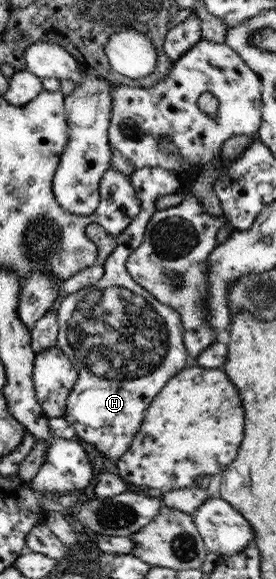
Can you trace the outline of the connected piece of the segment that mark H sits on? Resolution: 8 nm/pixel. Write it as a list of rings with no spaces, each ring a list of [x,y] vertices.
[[[161,167],[135,169],[131,174],[131,184],[141,201],[140,212],[115,239],[116,249],[104,261],[104,275],[94,285],[76,293],[63,295],[56,308],[59,323],[57,347],[68,357],[78,370],[76,383],[67,399],[64,419],[76,430],[76,438],[100,453],[106,459],[118,461],[132,443],[144,421],[144,414],[152,400],[160,393],[167,381],[180,370],[189,366],[189,355],[183,342],[184,326],[181,315],[168,305],[160,303],[141,285],[130,277],[126,262],[131,253],[144,241],[148,222],[156,213],[154,201],[161,195],[176,194],[180,180],[172,172]]]

